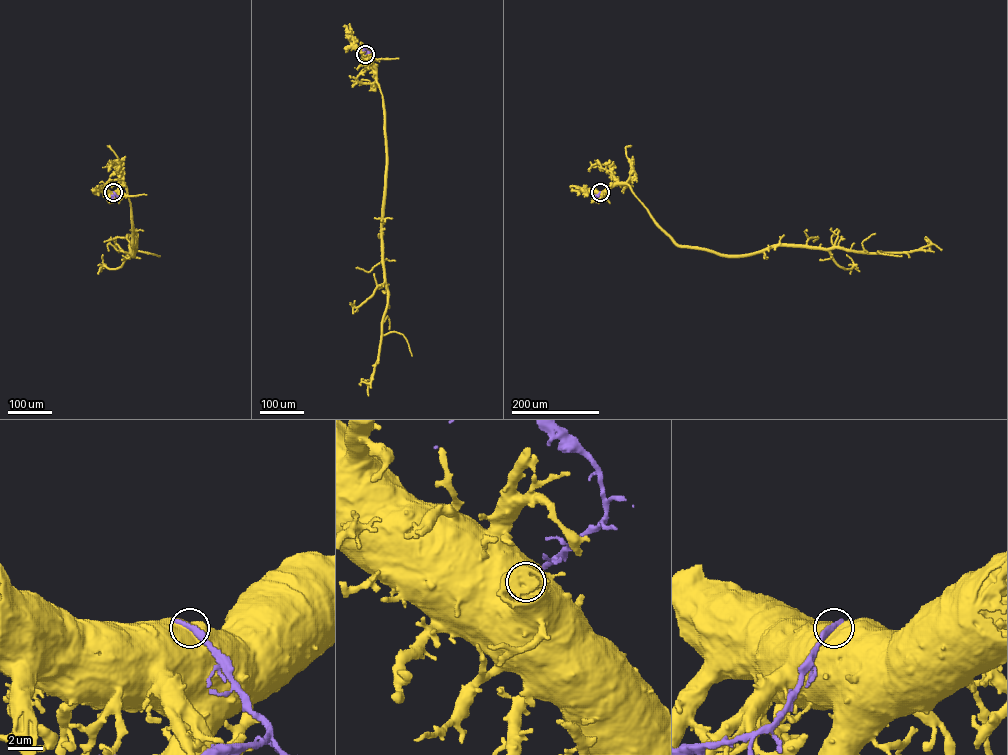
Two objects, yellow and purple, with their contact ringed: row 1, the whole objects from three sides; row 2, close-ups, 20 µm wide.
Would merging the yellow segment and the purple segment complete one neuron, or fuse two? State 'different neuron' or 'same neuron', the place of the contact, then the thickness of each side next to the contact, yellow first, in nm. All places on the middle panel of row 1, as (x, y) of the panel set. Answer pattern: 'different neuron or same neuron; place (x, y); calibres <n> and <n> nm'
different neuron; place (365, 54); calibres 1100 and 380 nm

